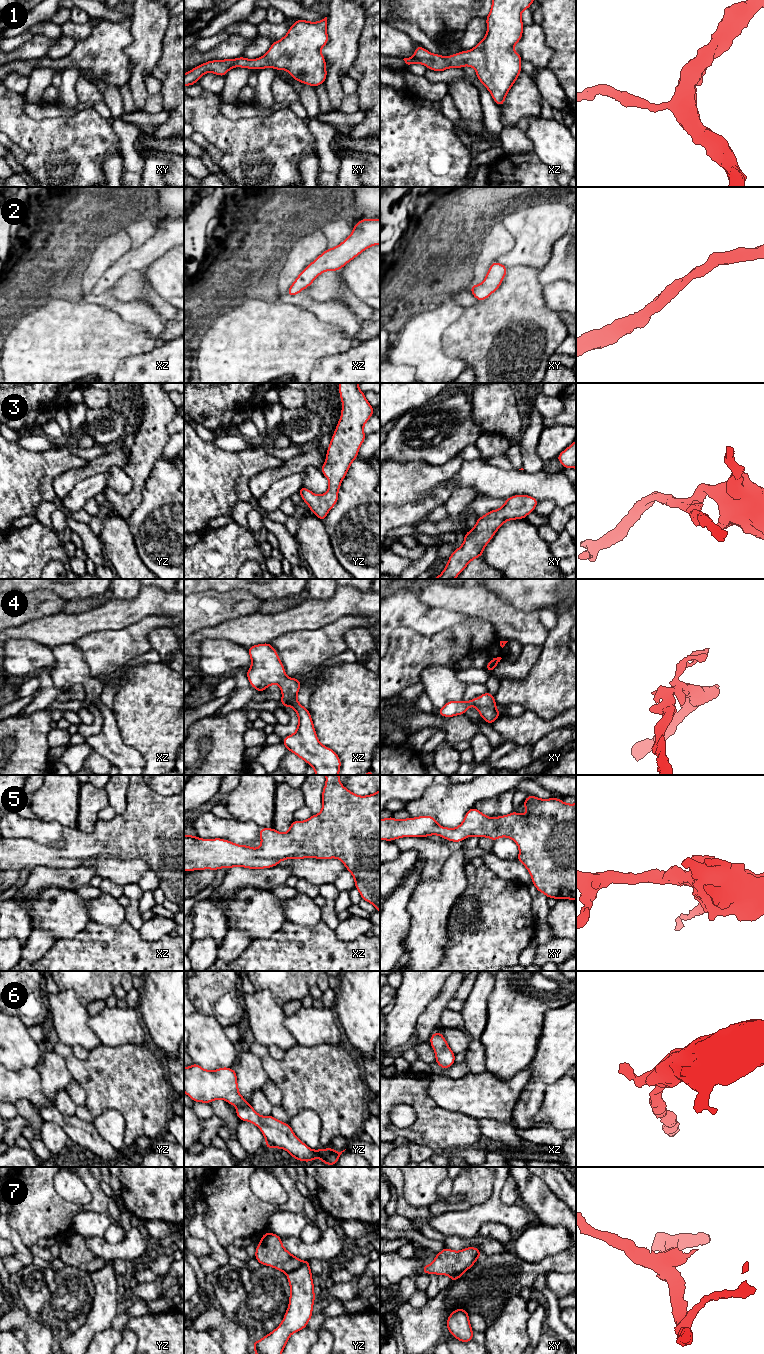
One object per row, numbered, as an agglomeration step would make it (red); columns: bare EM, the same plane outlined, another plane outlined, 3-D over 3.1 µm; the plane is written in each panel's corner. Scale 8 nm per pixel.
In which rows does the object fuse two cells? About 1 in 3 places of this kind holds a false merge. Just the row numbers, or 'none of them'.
7

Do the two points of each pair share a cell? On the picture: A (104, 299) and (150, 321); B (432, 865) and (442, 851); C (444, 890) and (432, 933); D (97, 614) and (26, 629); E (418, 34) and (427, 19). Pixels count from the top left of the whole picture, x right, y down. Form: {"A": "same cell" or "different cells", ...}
{"A": "same cell", "B": "same cell", "C": "same cell", "D": "same cell", "E": "different cells"}

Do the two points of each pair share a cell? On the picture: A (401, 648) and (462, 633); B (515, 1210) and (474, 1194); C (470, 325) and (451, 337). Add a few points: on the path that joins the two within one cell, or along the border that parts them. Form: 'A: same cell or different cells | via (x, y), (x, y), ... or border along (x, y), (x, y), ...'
A: same cell | via (417, 648), (449, 647)
B: different cells | border along (495, 1177), (491, 1195), (486, 1200), (466, 1210)
C: same cell | via (465, 330), (456, 337)

